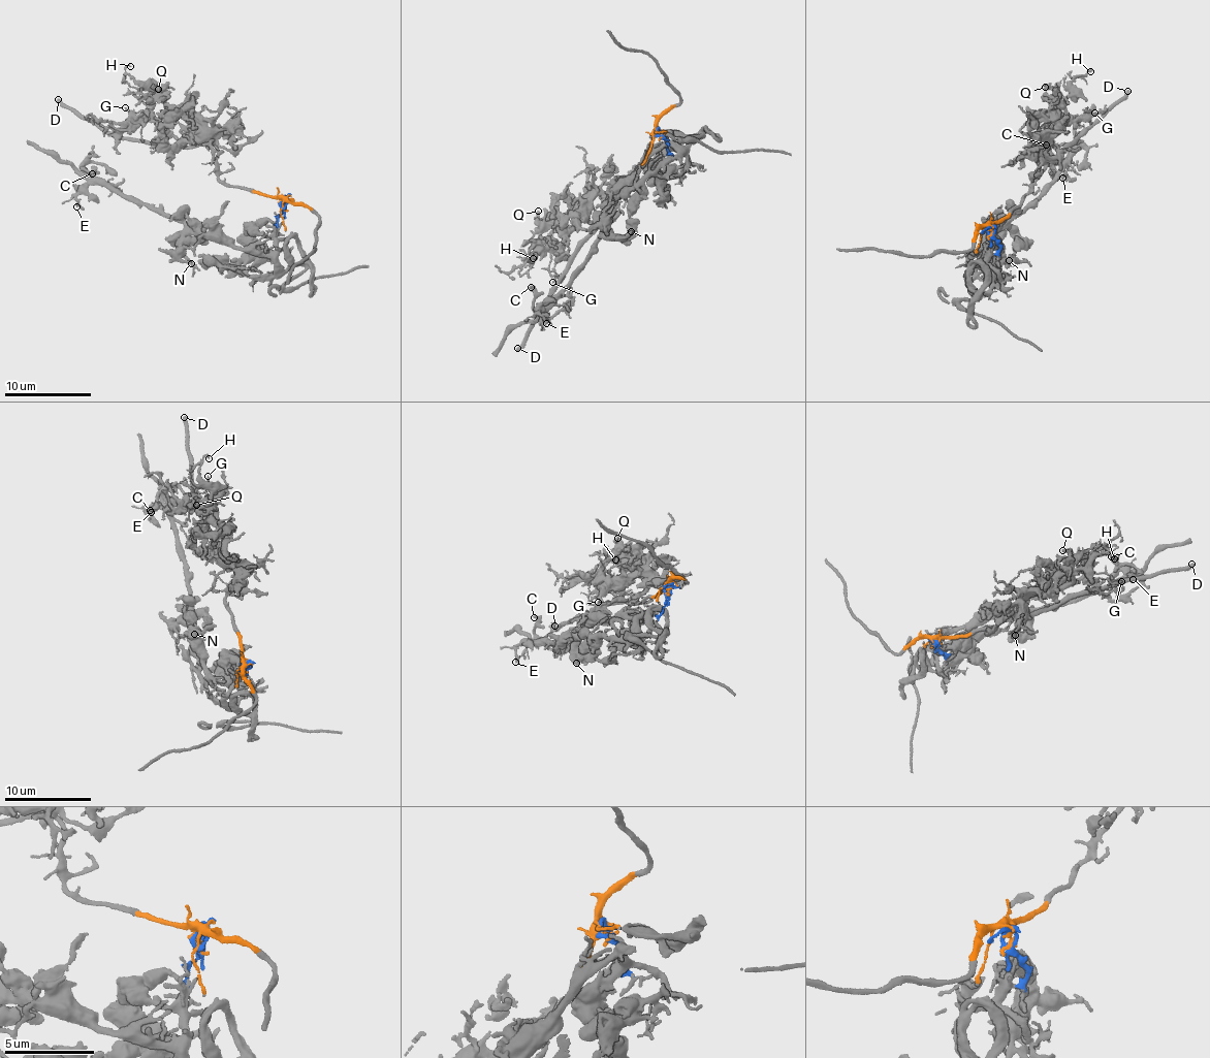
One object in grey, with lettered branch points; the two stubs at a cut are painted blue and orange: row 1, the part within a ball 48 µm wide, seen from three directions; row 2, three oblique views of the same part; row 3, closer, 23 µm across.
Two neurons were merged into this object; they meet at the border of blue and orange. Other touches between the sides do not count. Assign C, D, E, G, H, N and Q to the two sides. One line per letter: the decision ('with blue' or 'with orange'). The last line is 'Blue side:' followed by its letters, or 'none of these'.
C: with blue
D: with orange
E: with blue
G: with orange
H: with orange
N: with blue
Q: with orange
Blue side: C, E, N

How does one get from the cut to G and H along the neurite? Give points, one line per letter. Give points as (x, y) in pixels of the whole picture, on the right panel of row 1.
G: (990, 229), (1023, 201), (1043, 167), (1040, 153), (1045, 140), (1054, 138), (1063, 124), (1075, 123), (1094, 111)
H: (990, 229), (1023, 201), (1043, 167), (1040, 153), (1045, 140), (1054, 138), (1061, 130), (1073, 81), (1090, 71)

